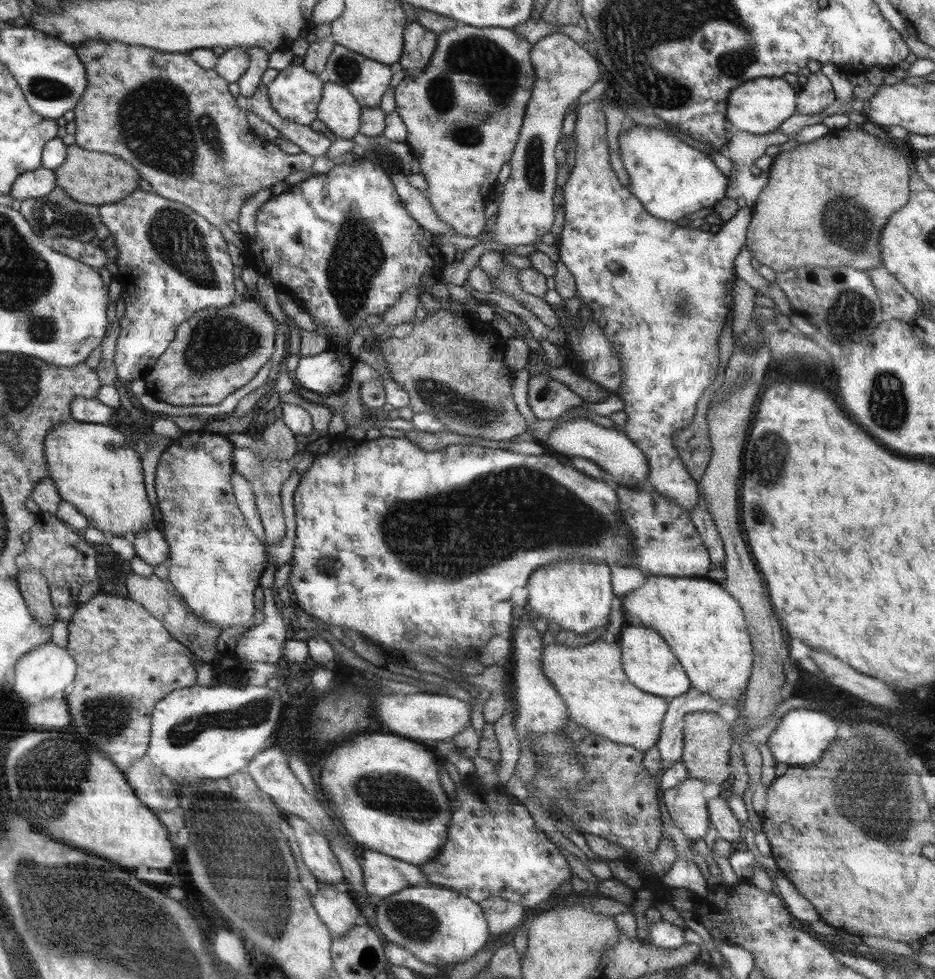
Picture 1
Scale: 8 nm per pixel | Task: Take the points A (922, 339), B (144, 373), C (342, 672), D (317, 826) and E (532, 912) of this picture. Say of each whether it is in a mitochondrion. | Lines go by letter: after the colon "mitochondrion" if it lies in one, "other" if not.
A: other
B: other
C: other
D: other
E: other

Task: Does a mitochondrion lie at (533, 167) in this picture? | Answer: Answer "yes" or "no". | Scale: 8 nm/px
yes

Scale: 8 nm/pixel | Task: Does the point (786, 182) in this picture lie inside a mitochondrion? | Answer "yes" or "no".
no

